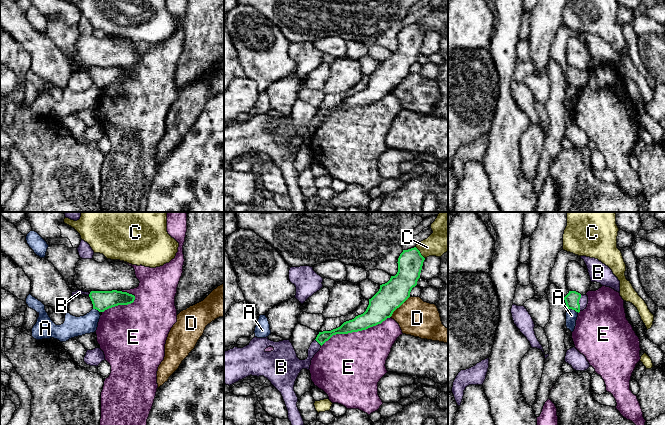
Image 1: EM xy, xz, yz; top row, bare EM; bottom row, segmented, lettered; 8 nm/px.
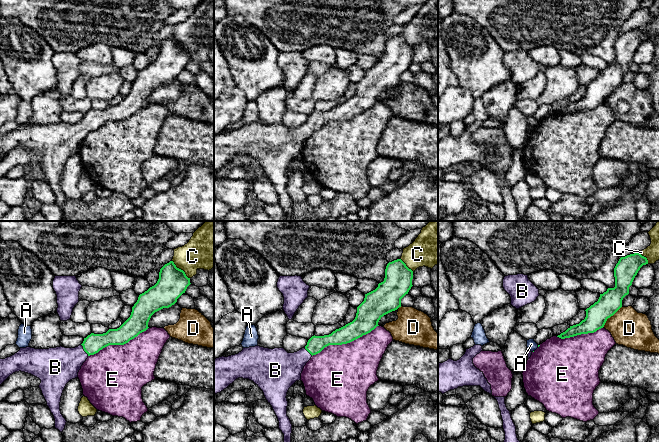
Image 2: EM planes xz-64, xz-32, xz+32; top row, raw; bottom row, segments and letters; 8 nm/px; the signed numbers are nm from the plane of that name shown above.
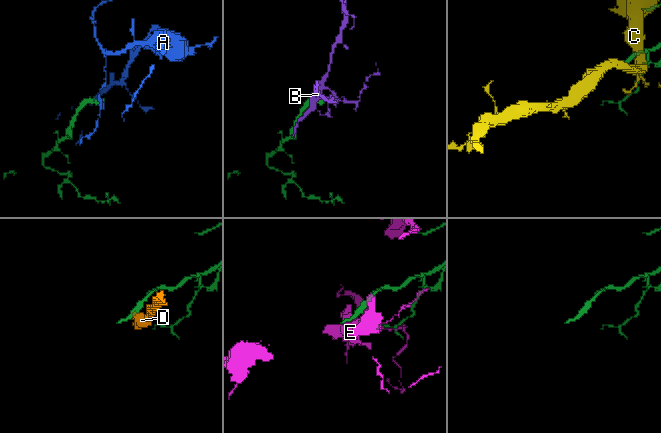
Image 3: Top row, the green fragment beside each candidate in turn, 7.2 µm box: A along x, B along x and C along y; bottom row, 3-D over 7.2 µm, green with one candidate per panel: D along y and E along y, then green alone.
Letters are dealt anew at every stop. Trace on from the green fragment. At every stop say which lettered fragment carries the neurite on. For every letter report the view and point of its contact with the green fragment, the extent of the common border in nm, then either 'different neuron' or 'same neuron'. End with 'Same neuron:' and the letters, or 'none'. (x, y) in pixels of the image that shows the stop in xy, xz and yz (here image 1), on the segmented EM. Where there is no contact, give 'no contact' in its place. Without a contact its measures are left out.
A: contact yz (573, 309); length 90 nm; different neuron
B: contact yz (578, 303); length 130 nm; same neuron
C: contact xz (420, 253); length 120 nm; different neuron
D: contact xz (399, 306); length 220 nm; different neuron
E: contact xz (355, 331); length 600 nm; different neuron
Same neuron: B

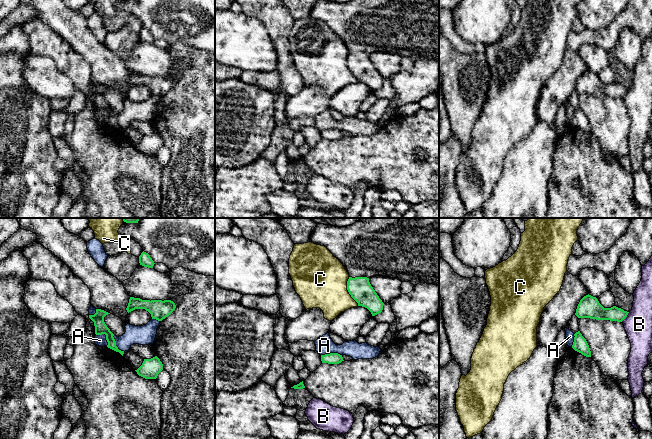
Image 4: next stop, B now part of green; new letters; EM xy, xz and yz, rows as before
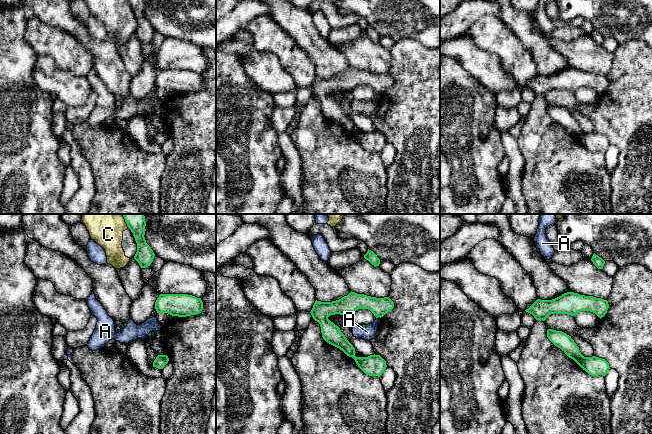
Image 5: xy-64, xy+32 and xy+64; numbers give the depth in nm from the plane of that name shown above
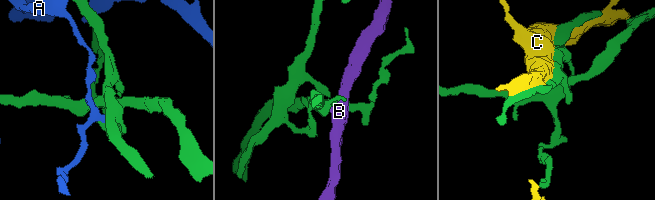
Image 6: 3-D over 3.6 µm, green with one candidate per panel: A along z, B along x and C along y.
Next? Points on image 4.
A: contact xy (105, 334); length 140 nm; different neuron
B: contact yz (625, 317); length 100 nm; different neuron
C: contact xz (348, 291); length 240 nm; different neuron
Same neuron: none

